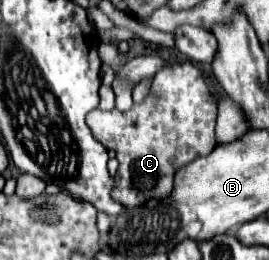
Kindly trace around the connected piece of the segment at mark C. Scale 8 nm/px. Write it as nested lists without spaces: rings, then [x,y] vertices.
[[[176,62],[176,64],[164,66],[156,74],[148,96],[126,112],[120,112],[118,108],[108,110],[108,112],[98,110],[98,108],[92,110],[86,116],[86,124],[90,126],[90,130],[94,132],[94,138],[100,144],[104,144],[106,148],[116,152],[116,158],[120,162],[118,174],[114,176],[116,188],[114,188],[112,196],[128,208],[142,206],[150,198],[164,200],[166,196],[170,196],[170,190],[174,188],[174,172],[178,168],[190,164],[194,158],[206,156],[206,154],[210,154],[210,150],[214,150],[214,146],[216,146],[216,110],[218,110],[218,100],[208,90],[208,84],[206,84],[200,68],[196,68],[192,62]]]

